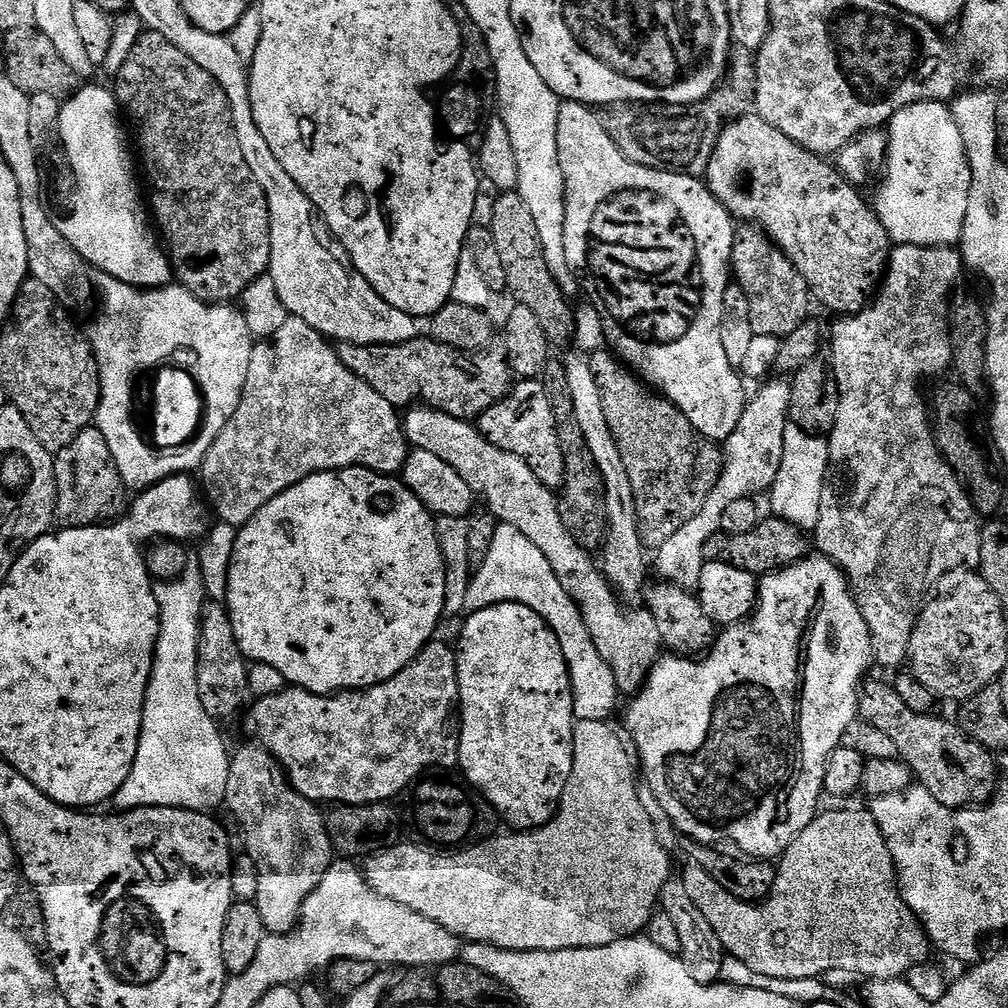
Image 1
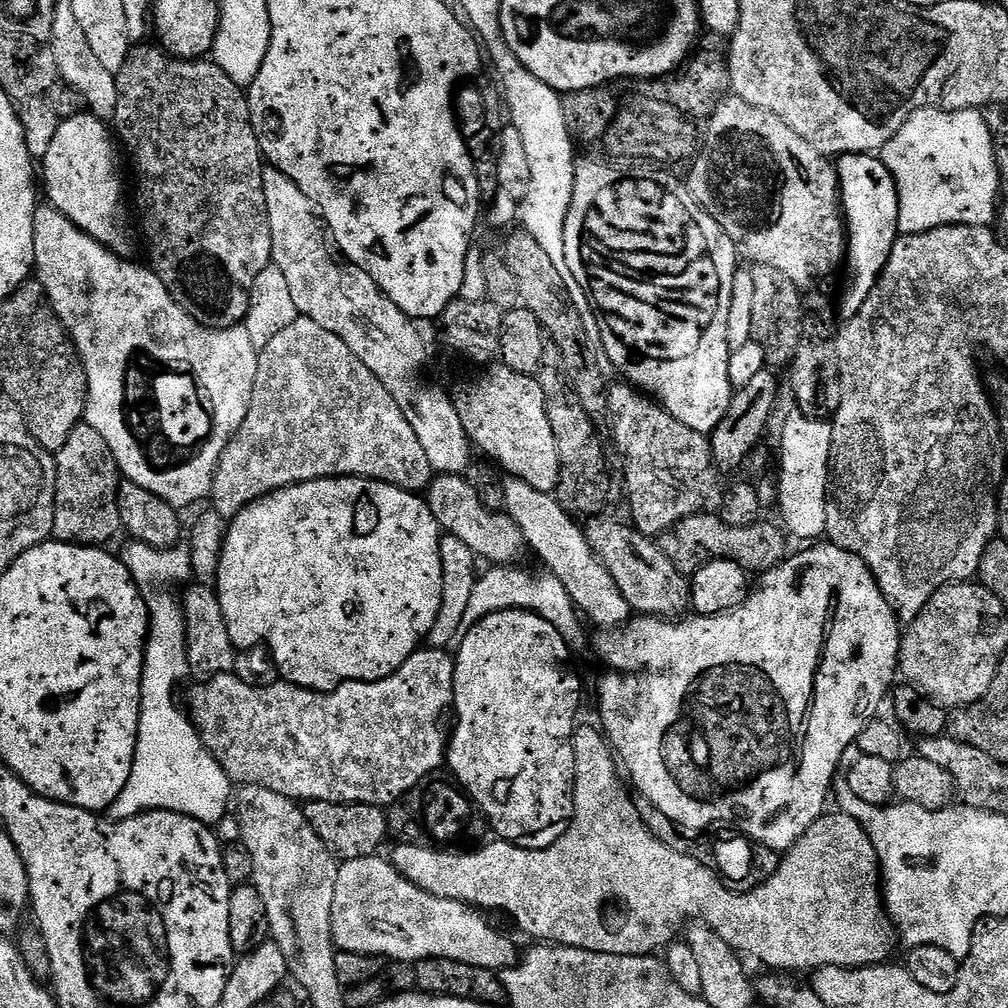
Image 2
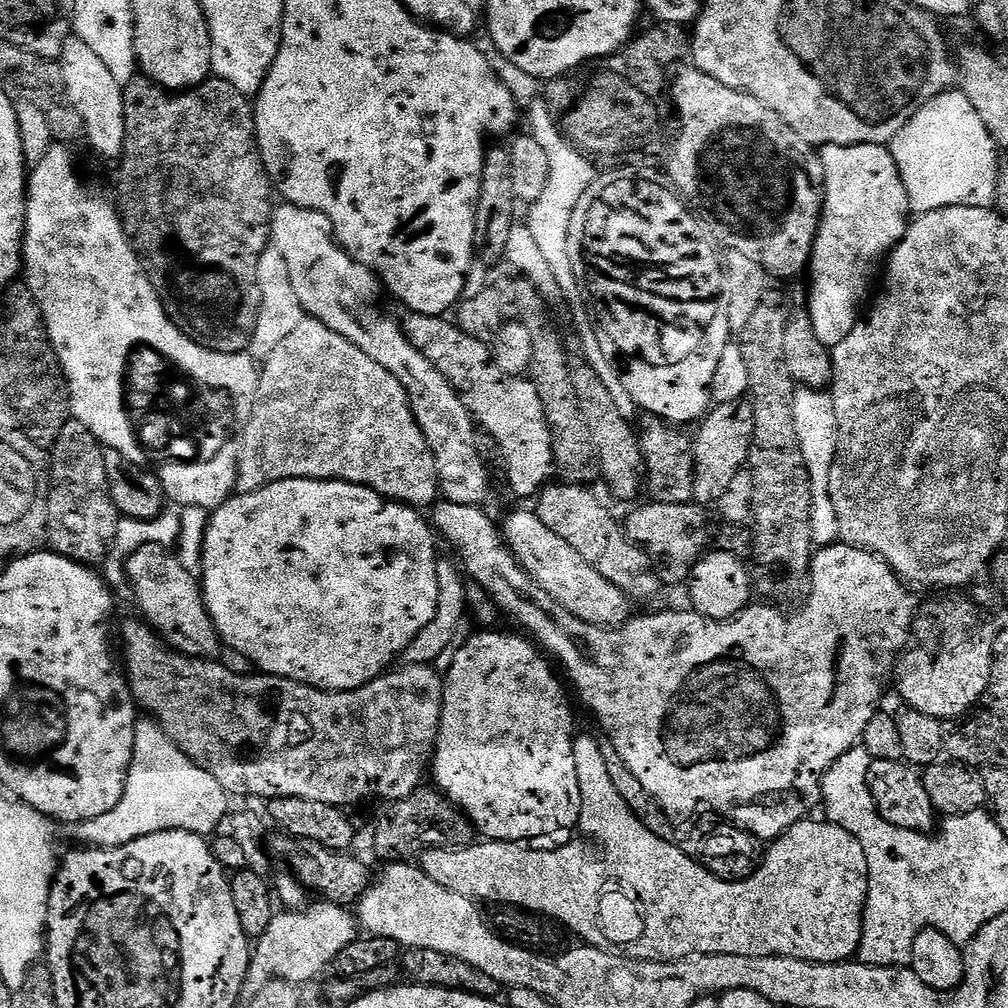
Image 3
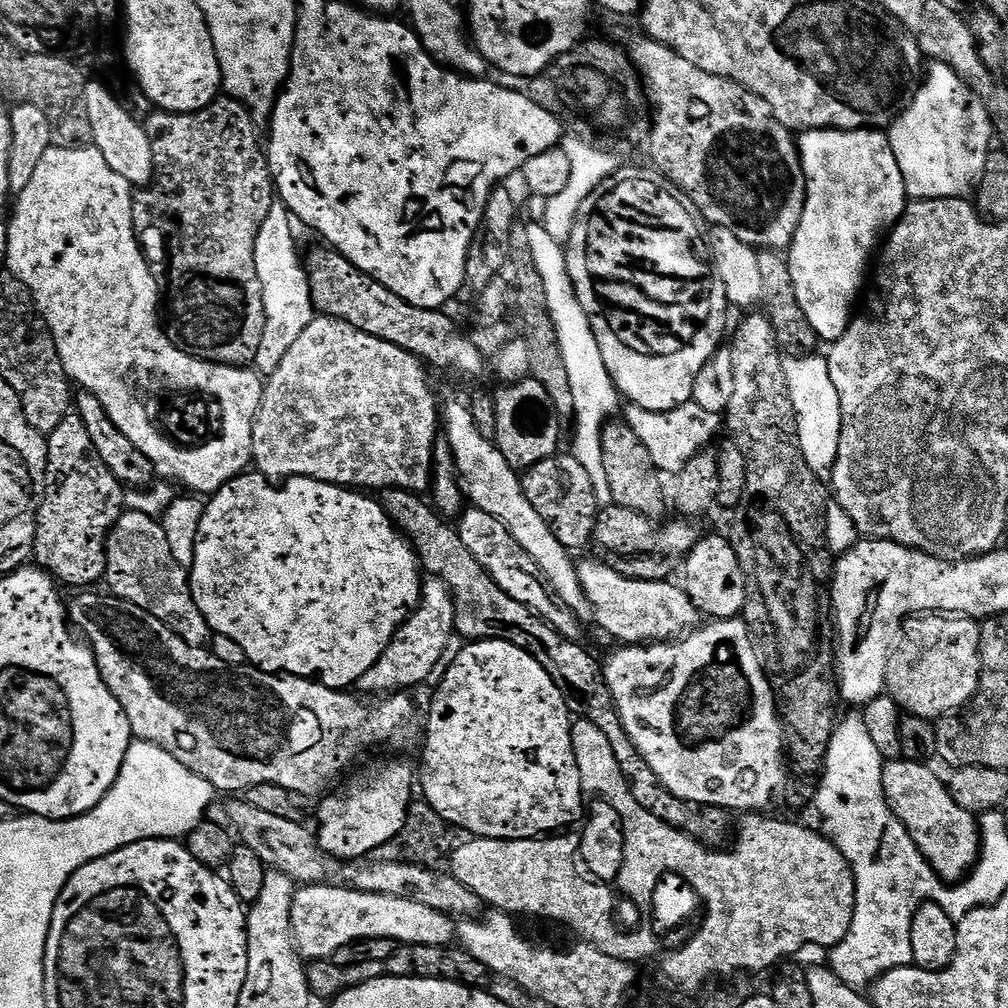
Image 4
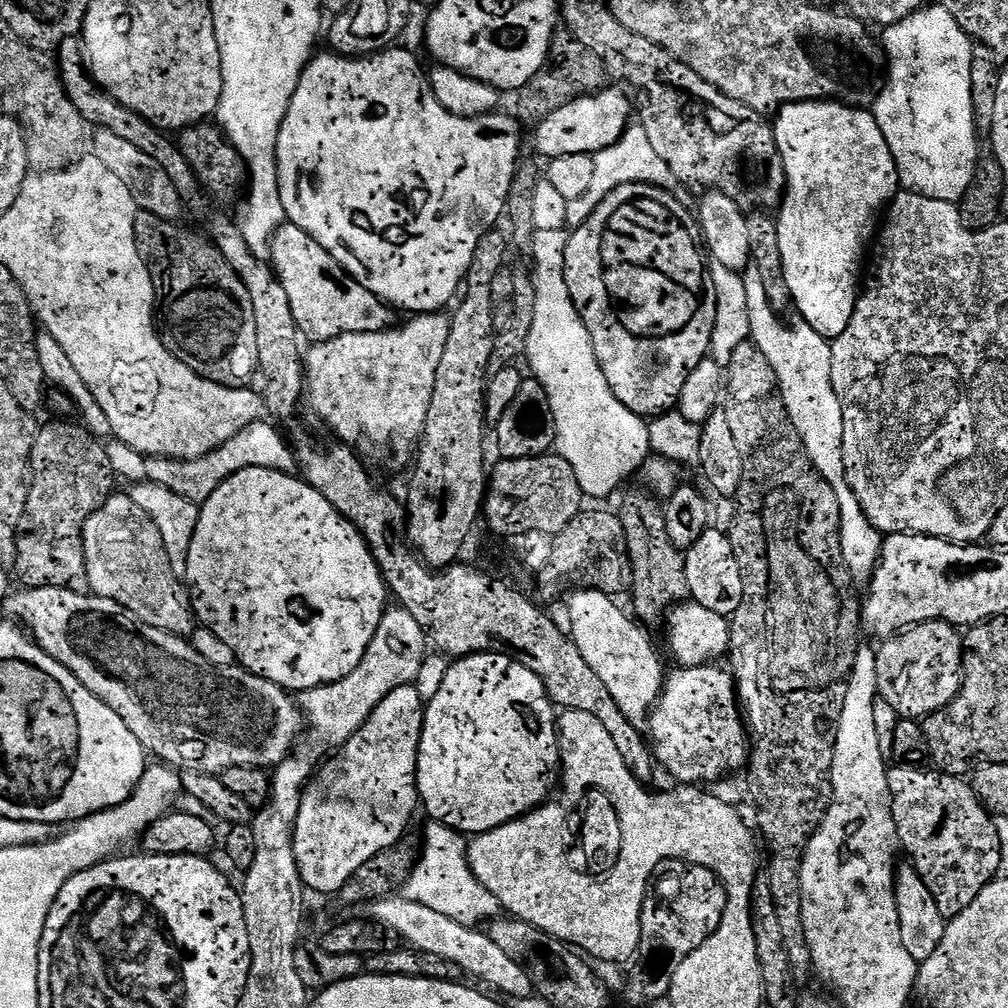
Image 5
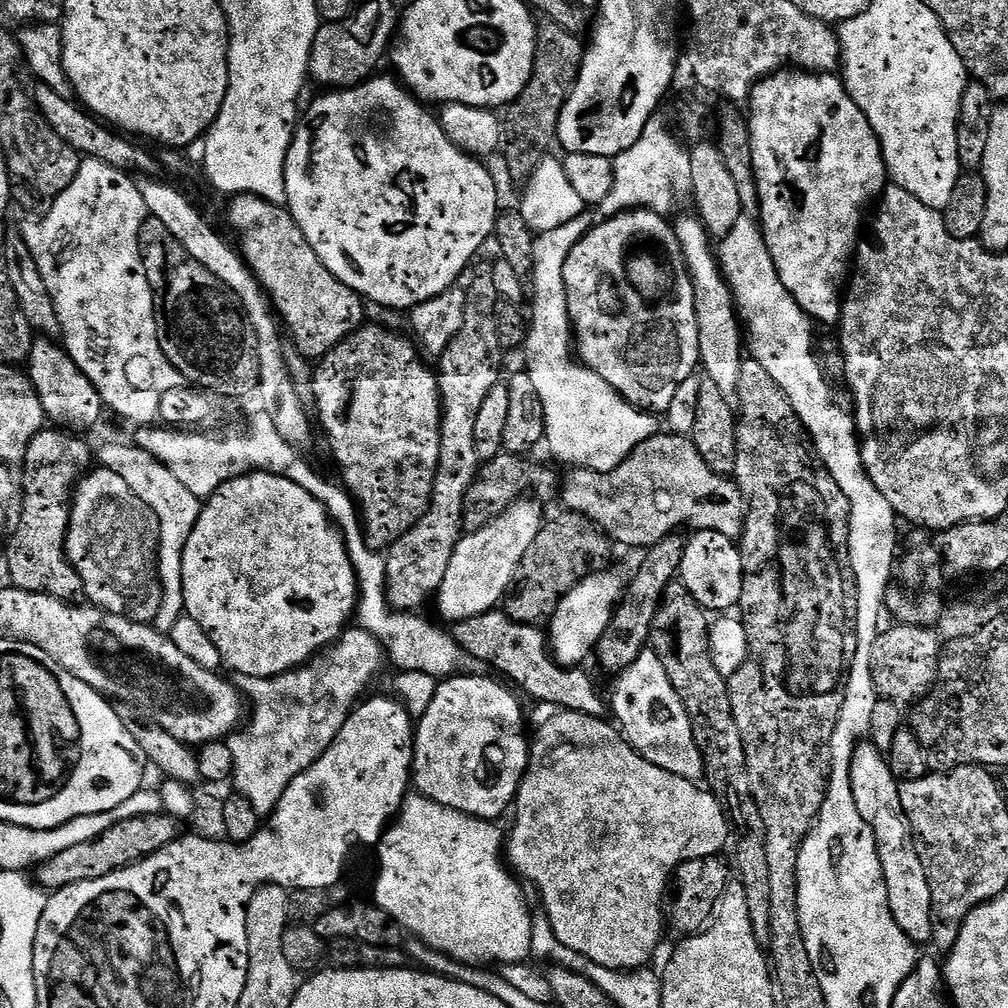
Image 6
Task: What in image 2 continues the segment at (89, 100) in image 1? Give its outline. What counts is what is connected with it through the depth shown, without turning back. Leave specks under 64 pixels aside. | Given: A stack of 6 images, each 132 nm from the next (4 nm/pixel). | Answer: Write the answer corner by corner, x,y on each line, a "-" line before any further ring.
81,114
61,119
58,134
54,134
54,142
50,142
50,150
46,150
42,161
42,192
48,195
47,203
70,218
78,230
90,234
90,238
111,248
116,255
127,257
128,220
124,217
124,180
120,177
120,160
116,157
116,148
118,152
113,129
97,116

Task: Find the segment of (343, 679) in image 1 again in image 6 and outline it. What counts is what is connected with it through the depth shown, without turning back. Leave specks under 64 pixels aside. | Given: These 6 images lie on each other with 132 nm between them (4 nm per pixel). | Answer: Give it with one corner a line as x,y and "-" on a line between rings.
249,472
247,476
236,476
230,482
208,497
201,507
200,517
186,542
186,550
182,554
182,594
184,595
184,611
194,618
206,634
210,634
210,642
218,646
218,654
222,654
222,662
227,671
236,672
237,677
253,676
254,678
270,678
283,672
308,663
317,652
335,644
336,639
349,627
358,603
356,571
350,562
350,554
344,545
344,539
328,515
328,509
319,504
302,486
290,482
285,476
275,476
272,472

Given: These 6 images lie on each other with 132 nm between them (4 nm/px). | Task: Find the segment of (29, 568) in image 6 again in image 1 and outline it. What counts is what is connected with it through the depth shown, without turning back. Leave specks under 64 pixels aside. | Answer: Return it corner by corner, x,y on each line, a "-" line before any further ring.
95,426
84,428
78,438
55,453
56,519
60,528
98,528
125,515
130,490
114,462
106,438

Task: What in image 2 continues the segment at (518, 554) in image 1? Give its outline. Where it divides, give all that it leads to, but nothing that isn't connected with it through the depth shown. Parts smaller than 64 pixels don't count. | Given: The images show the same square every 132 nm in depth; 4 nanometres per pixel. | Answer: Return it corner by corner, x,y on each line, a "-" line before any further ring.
492,566
488,573
481,575
476,581
474,591
470,593
470,606
466,615
462,617
462,626
458,626
458,637
463,638
470,634
470,630
482,618
495,612
505,612
511,608
522,608
525,612
536,612
542,618
549,620
556,627
558,634
568,643
568,647
579,650
584,644
584,628
582,616
576,609
576,604
571,600
566,588
551,574
535,576
532,572
523,572
520,566

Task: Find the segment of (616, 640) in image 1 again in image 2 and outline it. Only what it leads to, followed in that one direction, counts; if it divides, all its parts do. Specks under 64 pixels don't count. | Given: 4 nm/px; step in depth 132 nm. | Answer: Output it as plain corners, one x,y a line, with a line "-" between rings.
505,477
505,513
522,530
527,547
548,566
547,571
558,578
583,617
602,630
614,630
626,624
632,611
622,596
613,575
594,554
583,527
551,493
538,491
516,477

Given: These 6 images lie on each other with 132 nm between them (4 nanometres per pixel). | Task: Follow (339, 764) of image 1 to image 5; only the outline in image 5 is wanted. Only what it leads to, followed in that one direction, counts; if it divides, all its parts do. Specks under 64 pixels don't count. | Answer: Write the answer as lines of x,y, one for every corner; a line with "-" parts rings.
54,586
21,587
19,591
9,591
3,597
5,610
17,616
15,619
27,629
40,649
50,654
50,658
62,662
62,666
74,673
90,694
106,702
106,706
130,726
130,734
138,738
145,753
152,755
153,752
157,761
168,766
181,764
179,767
184,770
213,774
234,766
272,770
297,743
302,732
300,705
274,682
239,666
223,668
206,662
185,637
142,622
138,614
110,598

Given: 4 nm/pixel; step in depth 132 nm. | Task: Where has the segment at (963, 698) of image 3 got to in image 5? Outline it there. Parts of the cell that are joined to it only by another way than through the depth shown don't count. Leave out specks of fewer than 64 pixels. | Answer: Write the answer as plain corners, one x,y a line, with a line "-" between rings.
927,620
887,637
881,643
884,645
876,648
879,699
890,702
901,718
923,721
924,717
942,710
960,693
965,651
961,633
956,632
959,632
957,625
948,624
944,620

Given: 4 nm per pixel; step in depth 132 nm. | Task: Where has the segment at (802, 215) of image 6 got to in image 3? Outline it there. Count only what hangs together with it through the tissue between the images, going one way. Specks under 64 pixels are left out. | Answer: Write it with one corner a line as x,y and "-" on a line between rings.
859,144
858,146
823,145
818,152
824,171
824,206
816,239
812,241
810,272
812,289
808,292
806,311
814,322
814,331
829,350
837,348
854,330
861,315
860,303
868,292
868,283
876,272
876,263
883,261
904,236
910,220
906,186
900,177
898,166
892,157
891,147
883,144

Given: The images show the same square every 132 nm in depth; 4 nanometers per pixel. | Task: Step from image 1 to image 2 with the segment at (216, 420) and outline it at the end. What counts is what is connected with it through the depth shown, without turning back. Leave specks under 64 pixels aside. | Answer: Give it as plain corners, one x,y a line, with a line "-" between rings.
40,206
34,218
34,269
35,279
46,290
62,326
68,331
76,354
86,370
88,379
88,401
84,407
84,420
102,438
106,438
106,446
116,459
116,467
120,469
123,479
132,480
142,490
150,490
158,498
162,498
174,509
185,510
199,500
207,501
212,494
212,483
218,462
222,458
222,450
228,443
224,440
222,426
216,427
216,436
212,436
212,444
208,444
208,452
204,452
204,460
200,464
188,464
188,468
180,468
180,472
168,472
168,476
152,476
148,468
144,468
144,460
140,460
140,452
136,452
136,444
132,444
132,436
124,432
124,424
120,424
120,376
124,376
124,360
128,360
128,352
132,348
148,348
148,352
156,352
156,356
164,356
164,360
181,360
182,369
198,378
203,390
210,390
219,397
214,405
218,410
218,418
224,416
224,400
220,396
232,388
232,404
240,404
240,416
246,416
250,410
250,398
254,394
254,378
258,374
258,350
254,342
250,342
250,334
242,326
235,328
207,328
199,324
174,298
170,298
170,290
162,286
162,278
158,278
151,267
131,264
131,259
118,256
111,248
104,247
90,234
78,230
70,218
66,218
57,208

